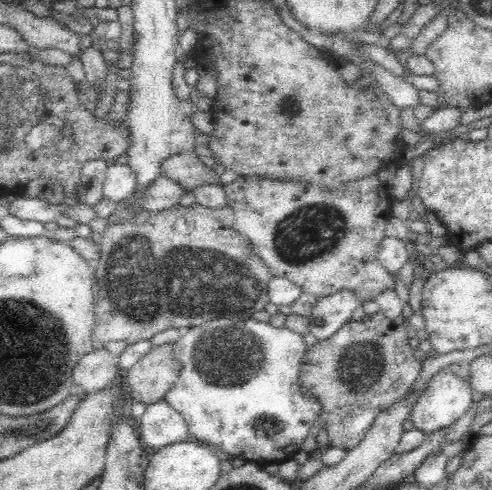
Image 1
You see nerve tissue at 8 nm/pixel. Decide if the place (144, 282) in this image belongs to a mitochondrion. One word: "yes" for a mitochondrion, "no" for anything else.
yes

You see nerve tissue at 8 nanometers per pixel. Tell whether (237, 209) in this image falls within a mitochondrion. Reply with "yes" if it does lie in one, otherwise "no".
no

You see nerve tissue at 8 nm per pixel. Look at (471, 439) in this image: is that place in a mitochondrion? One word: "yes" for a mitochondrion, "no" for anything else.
no

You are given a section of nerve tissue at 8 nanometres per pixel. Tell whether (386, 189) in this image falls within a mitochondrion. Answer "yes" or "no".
no

